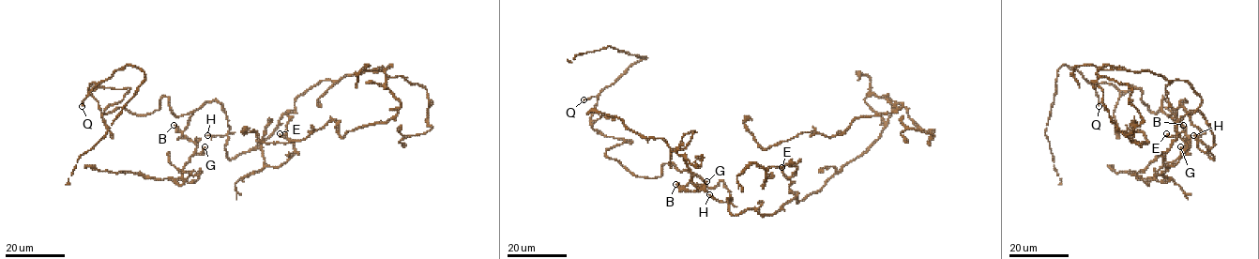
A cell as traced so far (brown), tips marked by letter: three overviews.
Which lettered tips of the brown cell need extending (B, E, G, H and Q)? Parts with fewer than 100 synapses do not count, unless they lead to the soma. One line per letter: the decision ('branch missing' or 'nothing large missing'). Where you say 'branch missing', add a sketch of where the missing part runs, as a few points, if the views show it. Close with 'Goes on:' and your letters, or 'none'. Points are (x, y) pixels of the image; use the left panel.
B: nothing large missing
E: nothing large missing
G: nothing large missing
H: nothing large missing
Q: branch missing | (82, 106), (86, 146), (50, 151), (68, 182), (125, 210), (117, 179), (198, 194)
Goes on: Q

